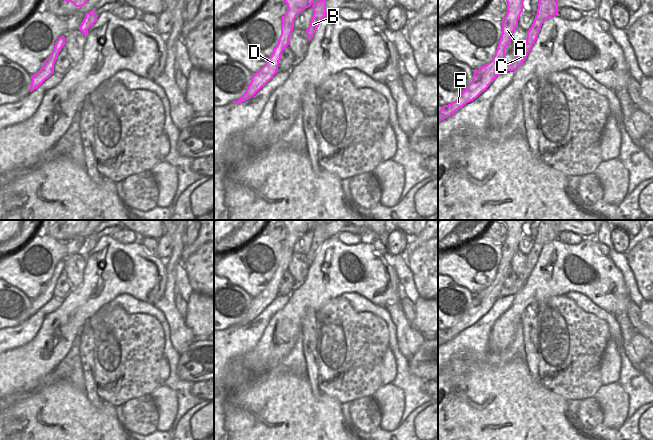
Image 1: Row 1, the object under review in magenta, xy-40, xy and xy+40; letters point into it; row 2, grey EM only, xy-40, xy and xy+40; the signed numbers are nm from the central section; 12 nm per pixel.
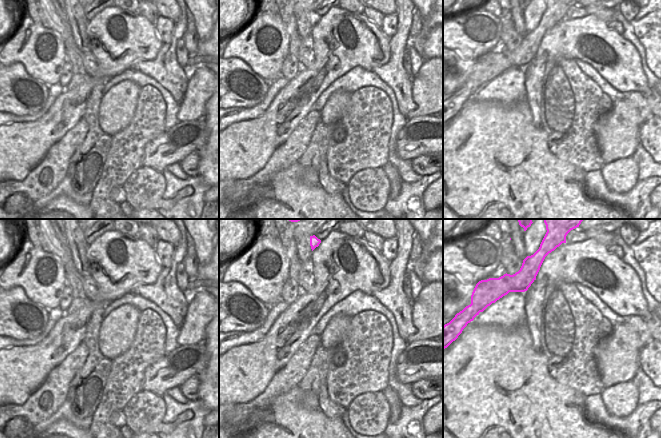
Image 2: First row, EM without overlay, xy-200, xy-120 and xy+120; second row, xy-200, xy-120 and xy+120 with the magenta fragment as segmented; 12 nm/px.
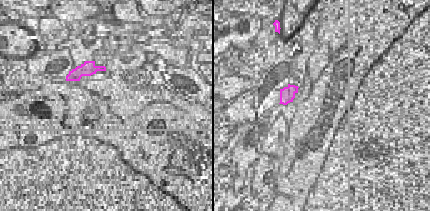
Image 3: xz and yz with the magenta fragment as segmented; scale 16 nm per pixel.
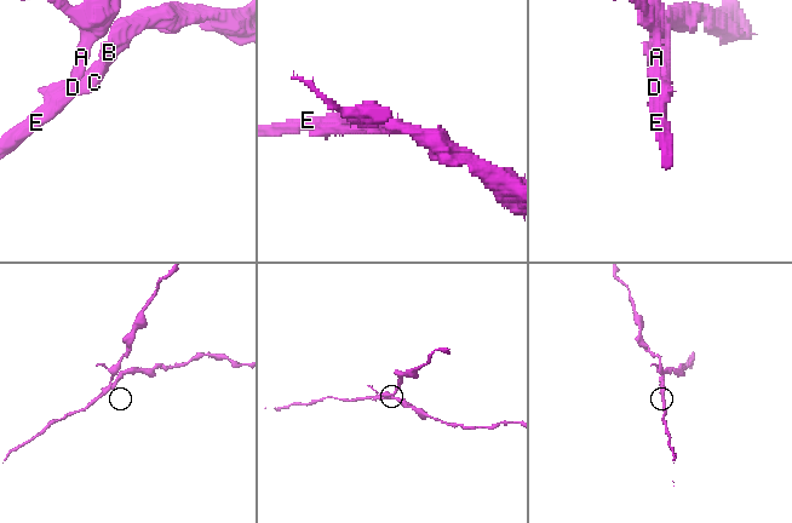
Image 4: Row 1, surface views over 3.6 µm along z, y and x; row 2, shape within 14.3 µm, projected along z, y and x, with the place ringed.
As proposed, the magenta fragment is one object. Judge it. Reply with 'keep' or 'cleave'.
cleave

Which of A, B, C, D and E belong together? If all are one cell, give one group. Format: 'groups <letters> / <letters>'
groups A D E / B C

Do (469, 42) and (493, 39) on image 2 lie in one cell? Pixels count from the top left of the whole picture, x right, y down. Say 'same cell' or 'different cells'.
same cell

